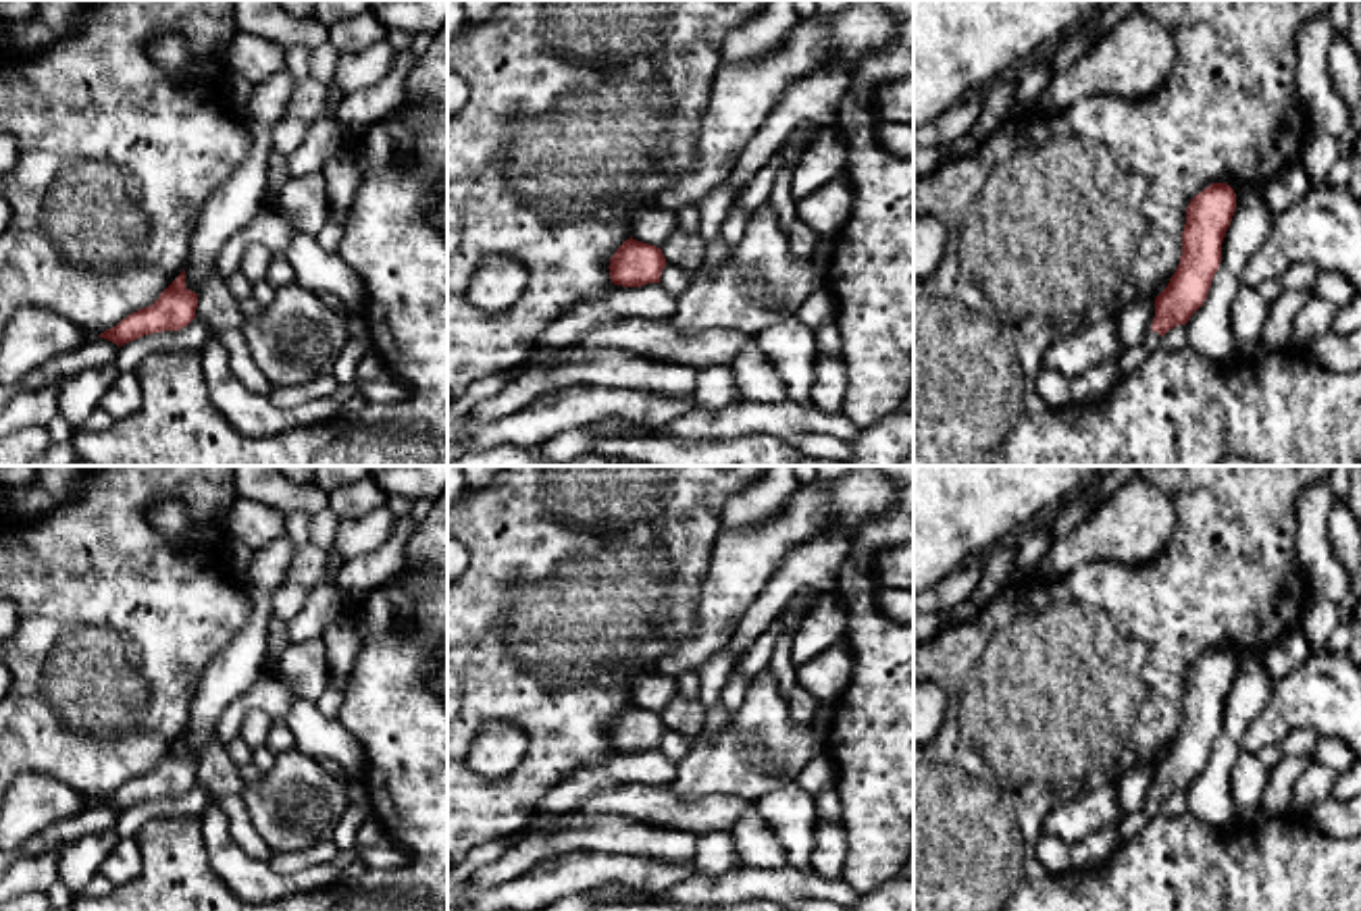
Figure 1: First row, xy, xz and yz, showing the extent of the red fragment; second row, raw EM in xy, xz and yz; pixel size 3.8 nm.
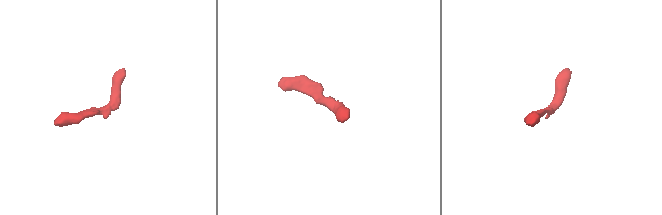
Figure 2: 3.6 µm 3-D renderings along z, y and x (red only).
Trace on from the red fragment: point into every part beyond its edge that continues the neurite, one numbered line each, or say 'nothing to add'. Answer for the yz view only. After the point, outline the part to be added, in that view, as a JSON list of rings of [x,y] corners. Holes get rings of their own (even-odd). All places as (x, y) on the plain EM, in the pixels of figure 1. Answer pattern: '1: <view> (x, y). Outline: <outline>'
1: yz (1131, 824). Outline: [[[1149,795],[1138,811],[1122,815],[1115,832],[1118,842],[1128,842],[1147,832],[1157,815],[1161,815],[1161,801]]]

